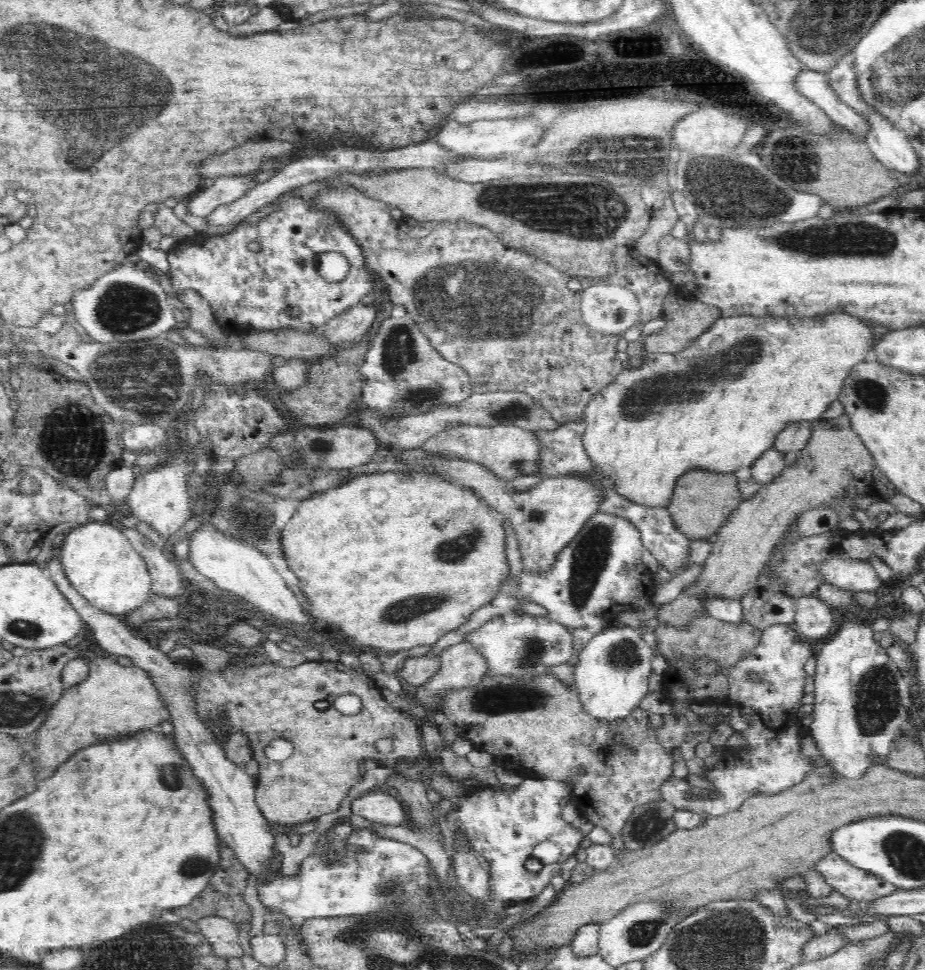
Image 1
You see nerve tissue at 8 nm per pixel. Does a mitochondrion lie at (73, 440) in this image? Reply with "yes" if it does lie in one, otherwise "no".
yes

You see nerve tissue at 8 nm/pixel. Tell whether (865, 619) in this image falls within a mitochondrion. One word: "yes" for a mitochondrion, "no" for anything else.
no

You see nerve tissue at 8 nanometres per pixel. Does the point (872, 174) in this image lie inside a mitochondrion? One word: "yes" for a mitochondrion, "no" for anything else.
no

